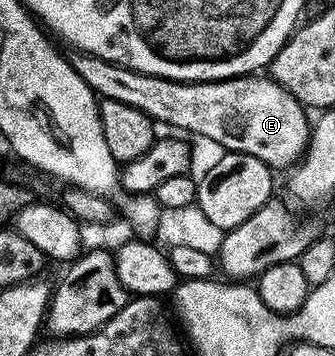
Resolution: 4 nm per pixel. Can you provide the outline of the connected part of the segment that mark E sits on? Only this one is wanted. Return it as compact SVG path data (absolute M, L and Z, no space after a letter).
M73 52L68 55L69 63L83 76L83 80L93 90L93 93L102 99L110 98L119 100L119 104L127 104L139 112L143 112L154 123L166 122L174 126L174 131L190 130L193 134L202 134L213 142L225 146L226 151L234 154L250 154L259 160L263 160L271 168L294 165L304 154L309 146L311 133L311 118L308 118L306 107L291 96L277 82L268 76L242 76L239 78L225 78L221 82L176 82L170 78L151 76L143 72L135 72L126 66L117 66L114 62L103 60L94 54Z

